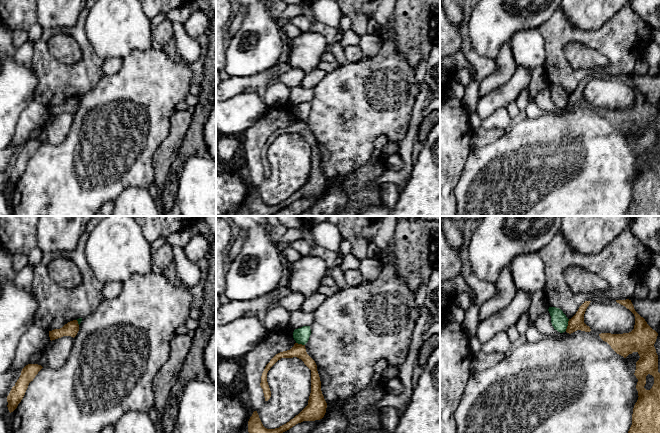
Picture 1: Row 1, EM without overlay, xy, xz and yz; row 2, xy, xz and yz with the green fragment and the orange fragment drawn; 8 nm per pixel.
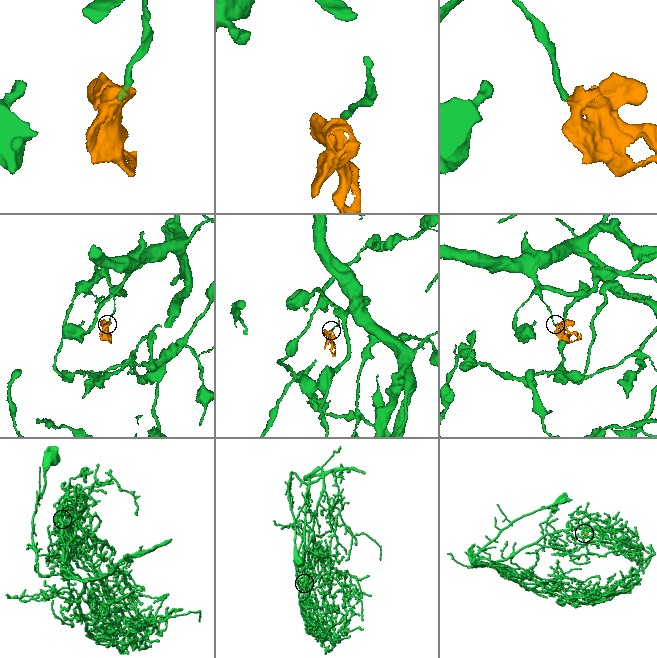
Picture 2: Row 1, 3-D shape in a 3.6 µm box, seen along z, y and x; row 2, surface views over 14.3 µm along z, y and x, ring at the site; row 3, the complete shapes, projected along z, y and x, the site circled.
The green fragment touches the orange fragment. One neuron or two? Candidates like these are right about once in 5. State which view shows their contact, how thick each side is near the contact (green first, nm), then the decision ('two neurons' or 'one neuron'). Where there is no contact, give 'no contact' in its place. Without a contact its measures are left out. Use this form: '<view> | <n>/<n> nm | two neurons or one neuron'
yz | 130/110 nm | two neurons

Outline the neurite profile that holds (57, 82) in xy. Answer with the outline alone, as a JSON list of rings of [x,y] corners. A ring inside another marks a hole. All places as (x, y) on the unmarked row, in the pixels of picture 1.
[[[86,1],[73,27],[44,29],[40,39],[34,42],[31,66],[38,78],[34,101],[47,107],[60,105],[70,97],[89,92],[104,76],[104,60],[95,52],[85,32],[87,16],[97,1]],[[58,33],[71,36],[79,44],[82,51],[79,62],[66,65],[50,54],[48,41]]]

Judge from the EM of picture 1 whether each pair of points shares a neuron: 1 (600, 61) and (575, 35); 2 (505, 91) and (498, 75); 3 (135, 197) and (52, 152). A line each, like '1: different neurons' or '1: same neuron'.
1: different neurons
2: different neurons
3: different neurons

